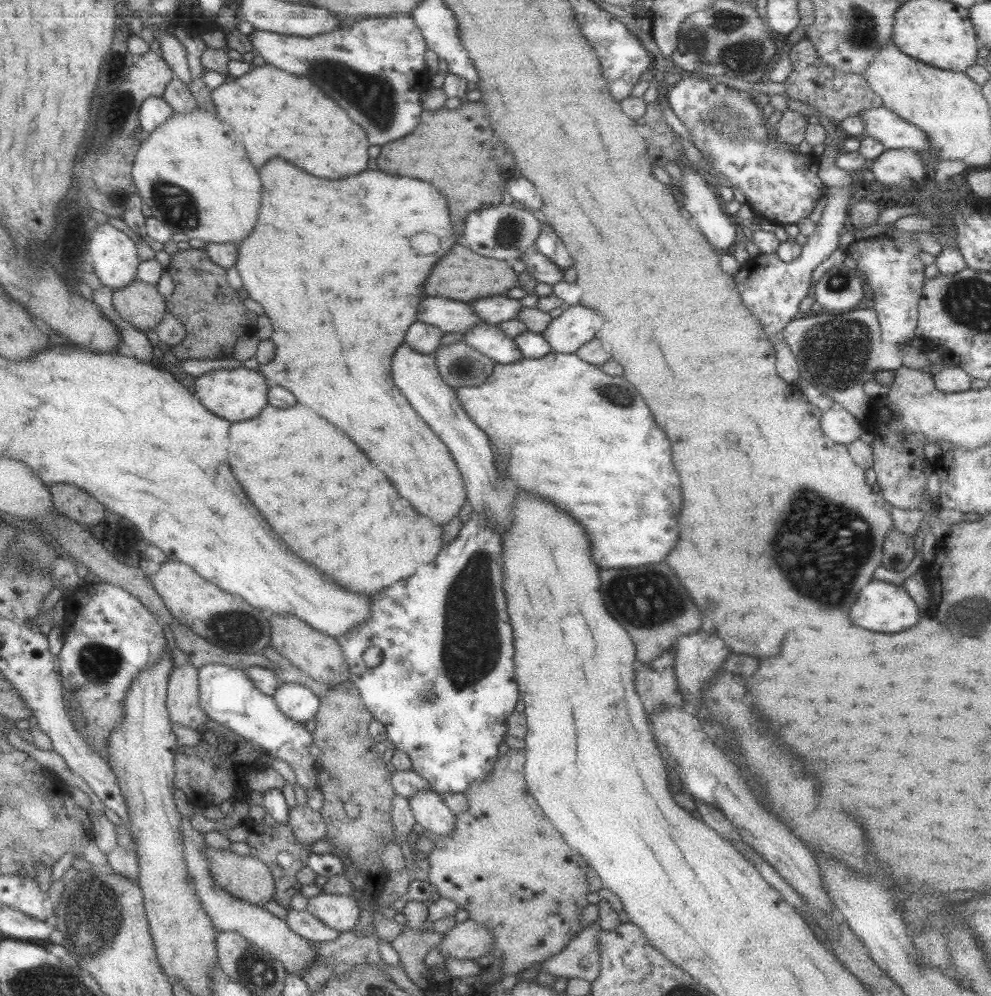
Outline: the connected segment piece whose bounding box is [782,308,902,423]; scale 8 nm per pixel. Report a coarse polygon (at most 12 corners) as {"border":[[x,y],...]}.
{"border":[[875,311],[797,316],[782,338],[800,378],[863,423],[861,385],[896,371]]}

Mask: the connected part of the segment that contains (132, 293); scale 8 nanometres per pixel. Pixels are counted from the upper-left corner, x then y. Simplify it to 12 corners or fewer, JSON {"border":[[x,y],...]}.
{"border":[[137,278],[110,294],[119,319],[144,333],[168,312]]}

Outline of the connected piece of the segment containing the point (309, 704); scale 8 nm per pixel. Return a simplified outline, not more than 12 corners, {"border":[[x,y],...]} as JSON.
{"border":[[281,683],[272,697],[283,716],[301,723],[320,703],[309,687]]}

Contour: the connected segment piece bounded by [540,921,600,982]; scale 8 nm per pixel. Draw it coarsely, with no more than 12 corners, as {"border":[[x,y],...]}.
{"border":[[597,921],[579,930],[541,972],[595,980],[600,971]]}

